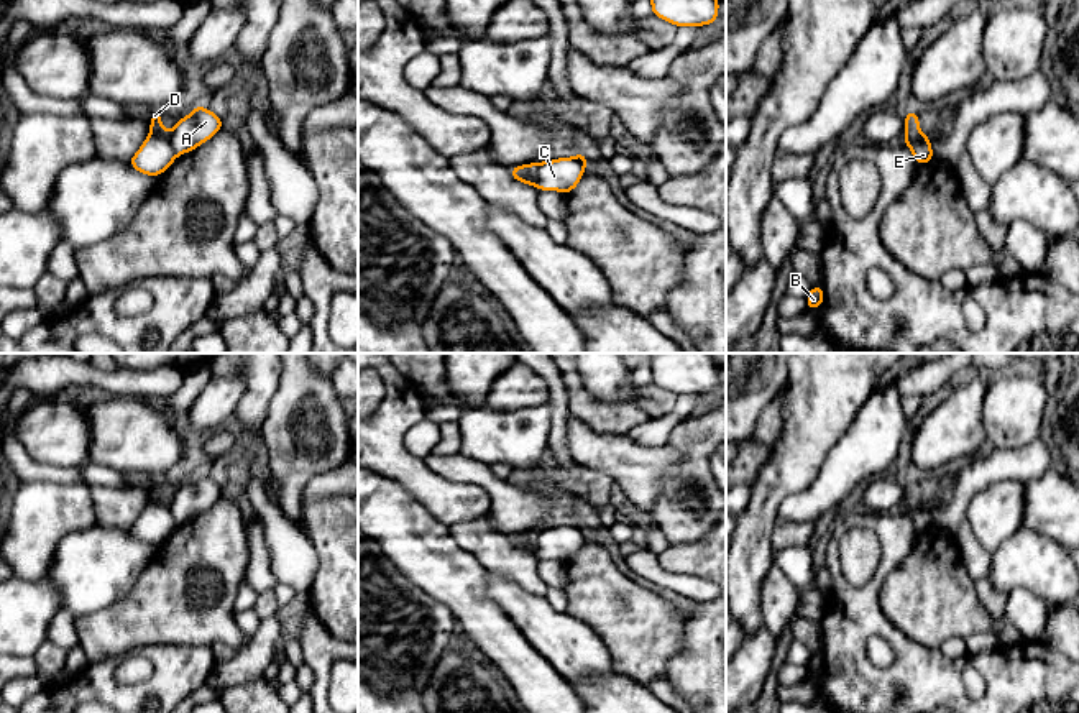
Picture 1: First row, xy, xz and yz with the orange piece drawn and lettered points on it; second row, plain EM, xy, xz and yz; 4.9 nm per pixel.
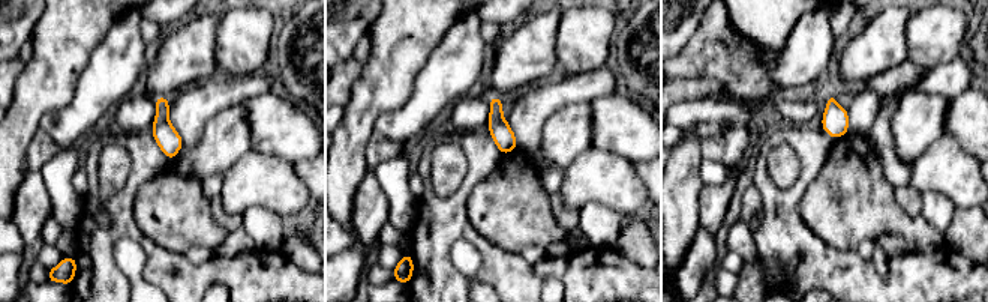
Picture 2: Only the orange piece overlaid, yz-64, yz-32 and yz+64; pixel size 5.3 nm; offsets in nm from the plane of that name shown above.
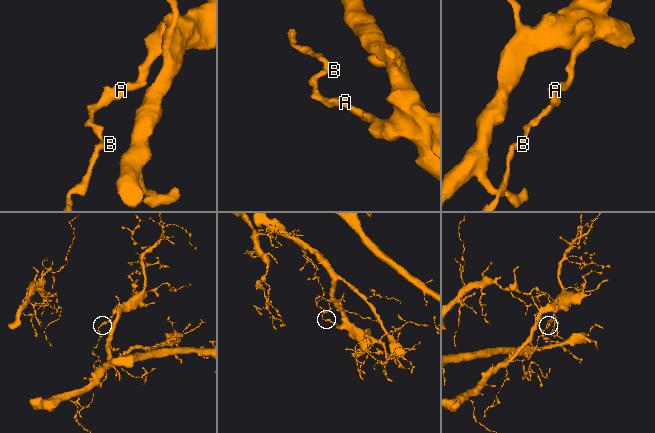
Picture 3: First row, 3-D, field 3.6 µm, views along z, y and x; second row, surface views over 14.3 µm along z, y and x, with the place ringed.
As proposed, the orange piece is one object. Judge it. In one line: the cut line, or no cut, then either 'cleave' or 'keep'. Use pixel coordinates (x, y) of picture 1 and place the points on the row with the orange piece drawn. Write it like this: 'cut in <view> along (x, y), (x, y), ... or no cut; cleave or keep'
cut in xz along (541, 163), (534, 184); cleave

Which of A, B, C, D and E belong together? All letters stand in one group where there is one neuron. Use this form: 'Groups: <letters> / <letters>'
Groups: A C / B D E

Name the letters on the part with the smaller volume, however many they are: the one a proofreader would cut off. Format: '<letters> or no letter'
B, D, E

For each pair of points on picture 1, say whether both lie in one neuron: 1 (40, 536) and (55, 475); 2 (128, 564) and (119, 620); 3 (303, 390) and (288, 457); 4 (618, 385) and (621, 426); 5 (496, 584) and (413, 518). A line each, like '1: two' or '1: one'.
1: two
2: two
3: one
4: two
5: two

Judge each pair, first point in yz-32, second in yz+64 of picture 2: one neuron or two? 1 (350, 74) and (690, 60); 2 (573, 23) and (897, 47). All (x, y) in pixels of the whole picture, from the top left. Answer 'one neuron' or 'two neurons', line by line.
1: two neurons
2: two neurons

